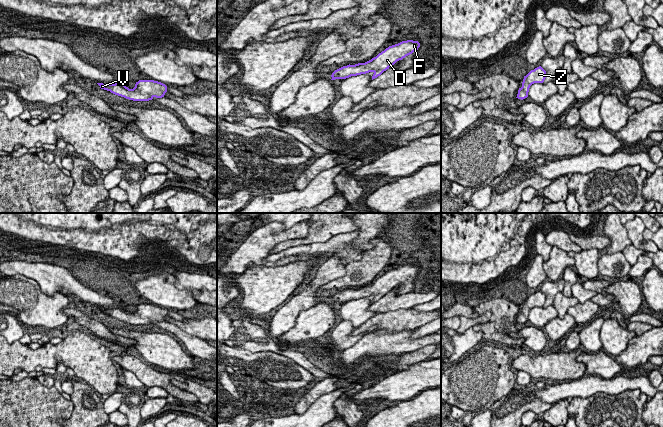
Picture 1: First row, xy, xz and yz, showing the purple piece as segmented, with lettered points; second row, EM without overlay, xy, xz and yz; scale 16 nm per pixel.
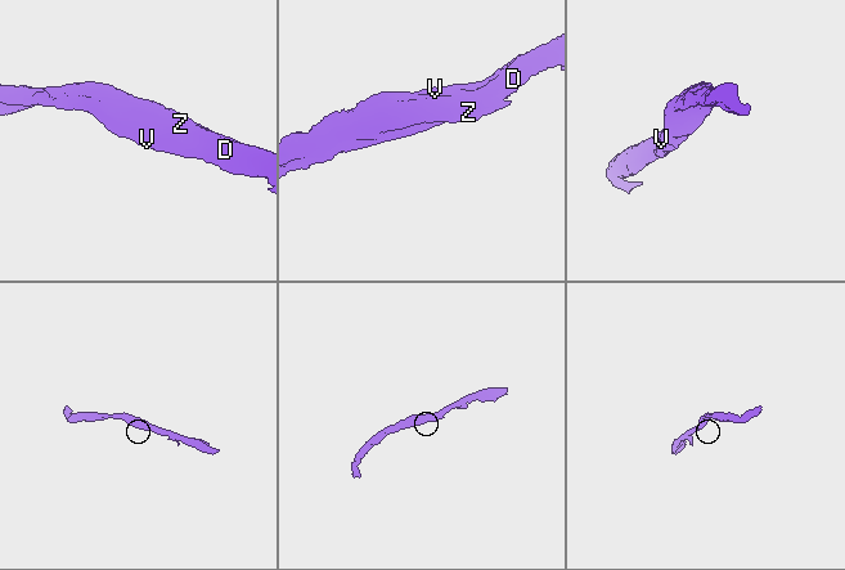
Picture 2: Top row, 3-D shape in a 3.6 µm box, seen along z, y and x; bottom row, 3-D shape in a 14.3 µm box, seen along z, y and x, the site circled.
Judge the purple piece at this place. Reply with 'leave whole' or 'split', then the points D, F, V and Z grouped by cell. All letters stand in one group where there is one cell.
leave whole; groups D F V Z

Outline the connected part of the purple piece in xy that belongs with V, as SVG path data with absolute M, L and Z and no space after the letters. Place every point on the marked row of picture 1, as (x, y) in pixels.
M139 80L133 89L123 83L103 84L97 83L101 89L133 101L149 101L154 97L162 98L167 92L167 86L154 80Z

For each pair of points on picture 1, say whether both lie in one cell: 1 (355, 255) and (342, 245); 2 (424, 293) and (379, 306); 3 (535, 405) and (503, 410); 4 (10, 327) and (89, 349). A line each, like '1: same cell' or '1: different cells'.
1: same cell
2: same cell
3: same cell
4: different cells

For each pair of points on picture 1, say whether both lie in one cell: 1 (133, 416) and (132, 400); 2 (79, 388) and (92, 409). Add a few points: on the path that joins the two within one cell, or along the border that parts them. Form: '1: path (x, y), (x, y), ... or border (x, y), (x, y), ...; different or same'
1: path (133, 412), (132, 404); same
2: path (83, 393), (88, 404); same

